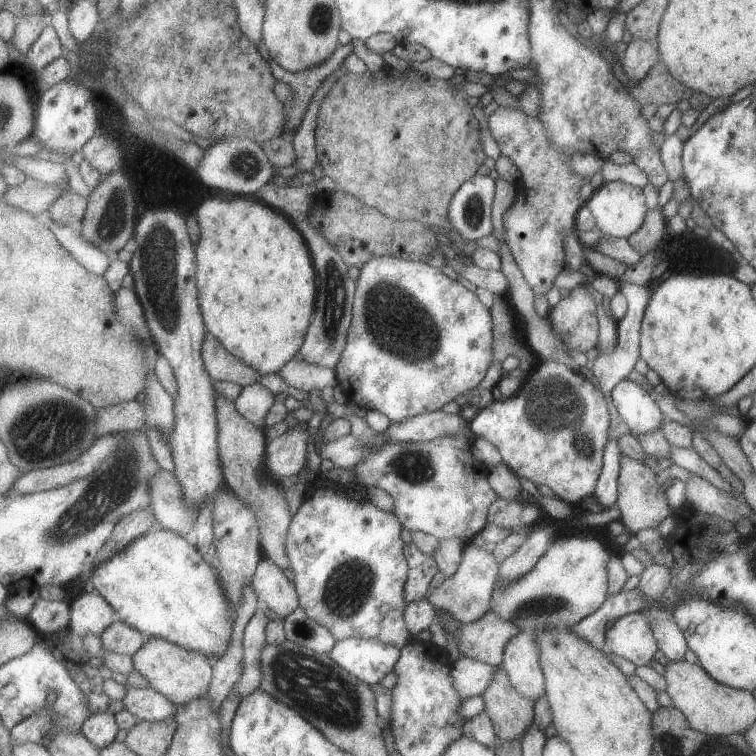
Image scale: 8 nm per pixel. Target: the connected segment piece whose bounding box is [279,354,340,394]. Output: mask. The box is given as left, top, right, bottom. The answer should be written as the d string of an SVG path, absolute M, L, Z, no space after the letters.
M300 354L279 372L279 376L289 386L307 394L315 390L322 391L327 387L335 387L340 383L335 369L311 365Z

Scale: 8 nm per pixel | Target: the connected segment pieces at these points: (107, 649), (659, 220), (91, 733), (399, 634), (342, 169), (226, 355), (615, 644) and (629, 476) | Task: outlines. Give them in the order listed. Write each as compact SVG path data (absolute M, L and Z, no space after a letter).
M123 620L115 622L110 628L107 628L100 638L102 640L102 651L99 656L94 656L89 660L91 666L100 666L107 660L109 654L133 656L143 648L147 641L145 632L125 624Z
M660 208L647 209L647 214L645 214L639 230L630 234L626 239L640 257L645 256L649 250L661 248L660 244L663 242L665 230L667 230L665 224L666 219L661 215Z
M111 712L92 713L83 724L82 734L97 747L107 748L115 742L117 734L119 734L119 724L117 719Z
M309 486L287 535L290 574L294 576L300 606L315 622L329 628L338 641L368 638L393 644L402 650L415 640L404 616L408 605L405 586L409 580L410 566L406 557L406 543L401 538L403 528L398 515L377 508L365 498L358 501L345 490L335 490L331 486Z
M414 68L397 78L386 75L375 80L373 72L368 70L363 75L349 72L338 78L319 112L316 132L318 162L324 175L336 183L340 192L355 196L395 220L419 221L433 230L440 226L446 233L454 232L454 244L460 246L465 239L451 226L449 210L459 188L477 176L479 166L485 164L487 158L479 139L481 119L478 109L469 104L470 96L453 86L449 79L435 78Z
M207 334L202 358L207 373L215 381L230 381L245 388L262 376L256 369L236 358L213 334Z
M631 612L617 618L612 626L605 630L603 643L607 651L629 660L636 667L650 665L653 654L658 649L653 634L651 634L651 628L647 626L645 616L638 612Z
M619 456L619 464L615 500L615 506L621 512L619 521L624 525L625 531L632 535L643 529L657 528L659 522L671 514L671 510L664 490L659 490L656 472L650 470L642 461L630 459L628 456Z

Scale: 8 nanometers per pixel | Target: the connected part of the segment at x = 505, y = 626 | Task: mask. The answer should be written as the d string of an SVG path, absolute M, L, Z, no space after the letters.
M493 611L485 613L477 622L463 623L457 636L460 655L476 658L485 664L500 667L505 642L509 642L519 632L507 620L501 620Z

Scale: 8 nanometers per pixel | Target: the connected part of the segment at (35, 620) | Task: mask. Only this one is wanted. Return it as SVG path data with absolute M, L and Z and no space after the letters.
M39 597L26 621L37 630L40 637L63 632L70 628L71 604L63 600L49 601Z

